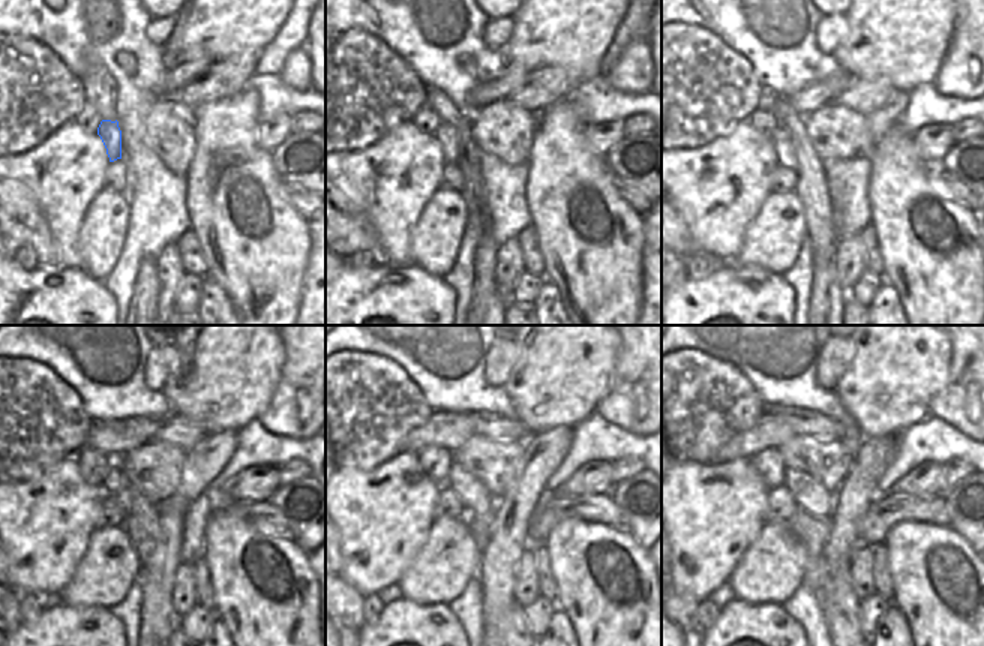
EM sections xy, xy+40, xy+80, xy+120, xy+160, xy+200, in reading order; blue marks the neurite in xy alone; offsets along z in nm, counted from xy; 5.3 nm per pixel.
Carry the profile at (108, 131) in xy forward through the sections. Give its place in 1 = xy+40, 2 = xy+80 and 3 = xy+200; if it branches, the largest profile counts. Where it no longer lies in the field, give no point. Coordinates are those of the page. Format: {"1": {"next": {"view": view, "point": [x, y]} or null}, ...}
{"1": {"next": {"view": "xy+40", "point": [446, 134]}}, "2": {"next": {"view": "xy+80", "point": [782, 138]}}, "3": {"next": {"view": "xy+200", "point": [809, 495]}}}

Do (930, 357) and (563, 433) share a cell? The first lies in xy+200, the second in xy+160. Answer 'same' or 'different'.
different

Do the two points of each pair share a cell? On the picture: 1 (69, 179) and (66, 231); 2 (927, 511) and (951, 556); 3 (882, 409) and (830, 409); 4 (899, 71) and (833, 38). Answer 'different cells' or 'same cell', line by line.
1: same cell
2: different cells
3: different cells
4: different cells

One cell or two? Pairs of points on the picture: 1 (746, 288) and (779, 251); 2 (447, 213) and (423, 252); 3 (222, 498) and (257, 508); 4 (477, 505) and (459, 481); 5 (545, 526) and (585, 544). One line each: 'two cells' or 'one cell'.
1: two cells
2: one cell
3: two cells
4: one cell
5: two cells

